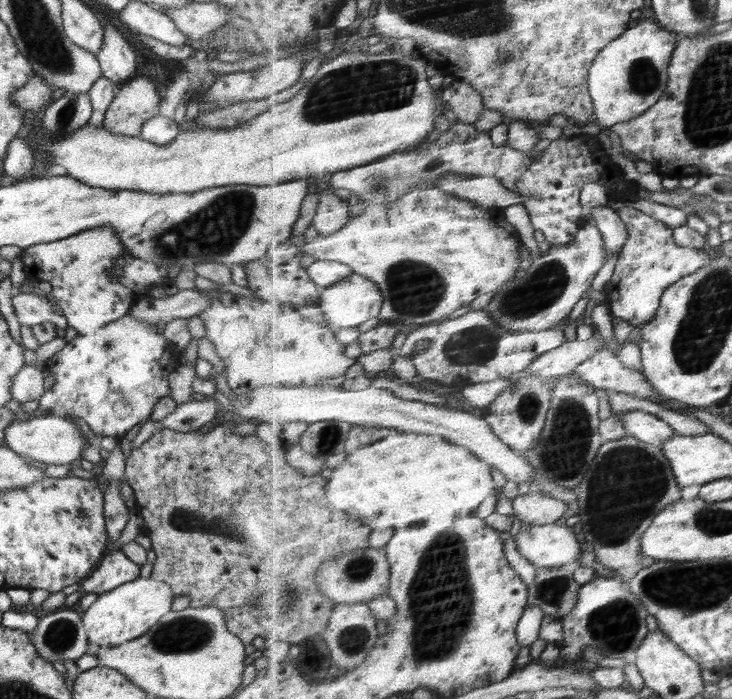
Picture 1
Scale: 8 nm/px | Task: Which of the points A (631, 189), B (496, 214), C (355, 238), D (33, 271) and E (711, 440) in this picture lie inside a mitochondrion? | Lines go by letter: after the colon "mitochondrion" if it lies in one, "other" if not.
A: other
B: other
C: other
D: other
E: other

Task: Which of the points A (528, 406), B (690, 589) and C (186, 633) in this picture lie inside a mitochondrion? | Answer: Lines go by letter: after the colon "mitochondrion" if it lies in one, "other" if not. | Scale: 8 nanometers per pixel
A: mitochondrion
B: mitochondrion
C: mitochondrion

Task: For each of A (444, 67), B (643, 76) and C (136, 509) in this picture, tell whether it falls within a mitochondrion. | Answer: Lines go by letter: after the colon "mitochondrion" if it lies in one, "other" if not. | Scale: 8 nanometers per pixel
A: other
B: mitochondrion
C: other

